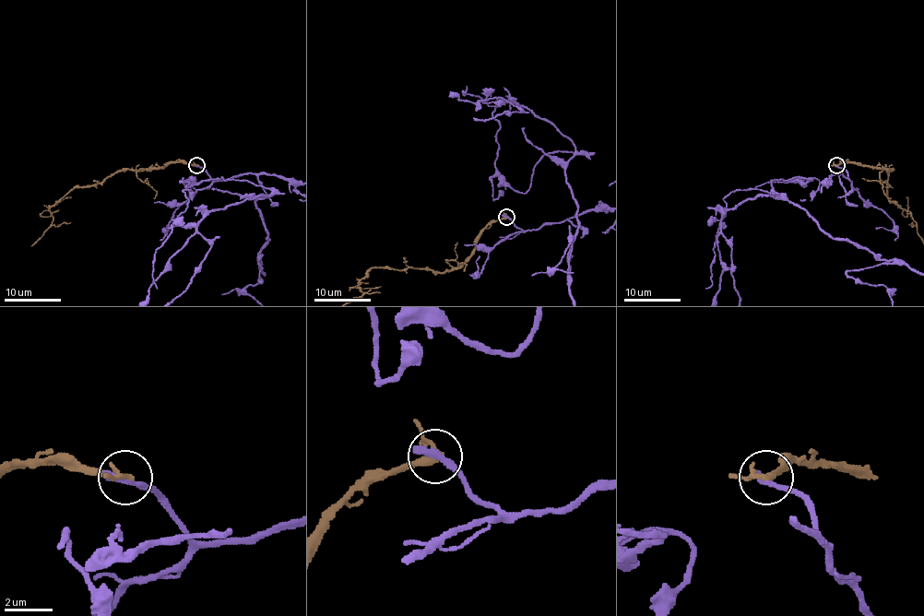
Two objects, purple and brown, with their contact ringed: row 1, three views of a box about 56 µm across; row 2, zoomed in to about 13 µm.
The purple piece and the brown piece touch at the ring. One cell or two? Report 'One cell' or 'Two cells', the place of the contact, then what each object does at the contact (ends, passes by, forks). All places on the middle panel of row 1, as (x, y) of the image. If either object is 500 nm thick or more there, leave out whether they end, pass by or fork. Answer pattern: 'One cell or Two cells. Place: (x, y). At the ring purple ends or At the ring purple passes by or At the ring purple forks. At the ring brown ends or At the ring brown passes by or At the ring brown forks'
Two cells. Place: (506, 217). At the ring purple ends. At the ring brown passes by

